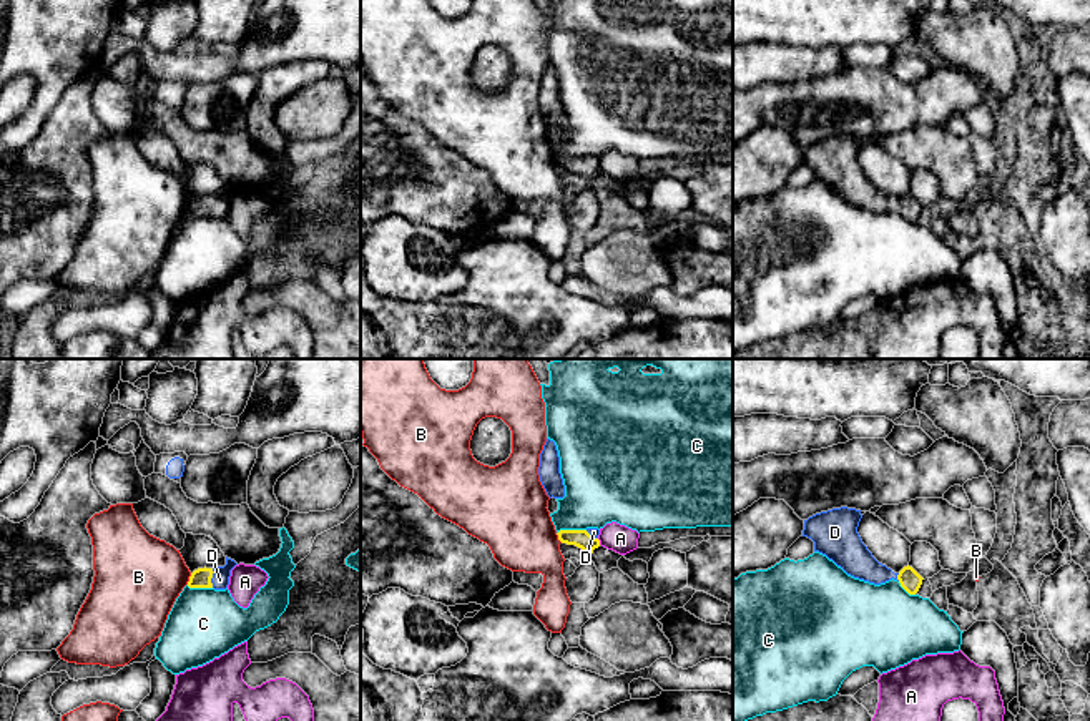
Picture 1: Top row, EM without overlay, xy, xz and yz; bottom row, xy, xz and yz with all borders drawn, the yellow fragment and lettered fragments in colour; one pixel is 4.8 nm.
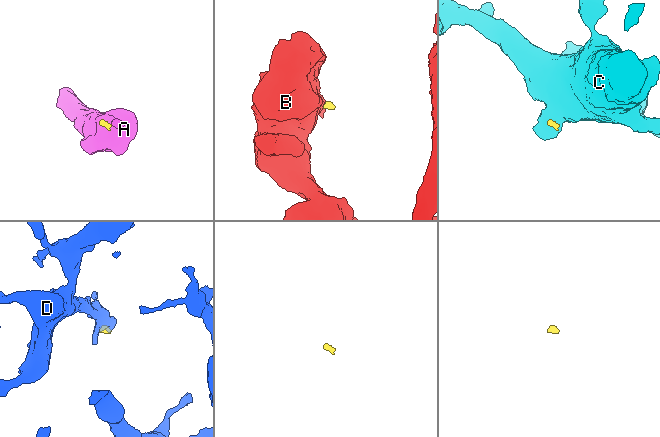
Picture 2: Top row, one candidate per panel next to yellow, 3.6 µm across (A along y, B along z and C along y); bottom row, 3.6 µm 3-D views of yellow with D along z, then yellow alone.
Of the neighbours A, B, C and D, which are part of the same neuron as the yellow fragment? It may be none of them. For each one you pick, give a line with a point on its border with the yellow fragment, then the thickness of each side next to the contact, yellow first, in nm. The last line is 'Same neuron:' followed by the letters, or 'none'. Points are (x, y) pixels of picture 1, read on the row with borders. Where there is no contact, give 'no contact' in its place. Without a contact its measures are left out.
D: xy (211, 577) | 100/90 nm
Same neuron: D

